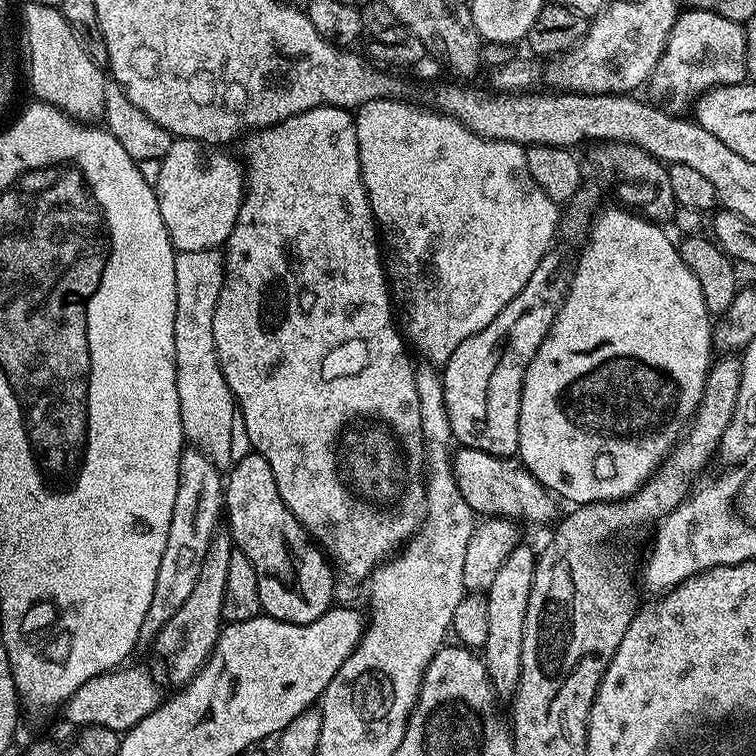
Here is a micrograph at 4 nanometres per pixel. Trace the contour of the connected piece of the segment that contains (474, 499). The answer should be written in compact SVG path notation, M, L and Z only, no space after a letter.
M462 446L454 454L454 471L462 496L477 517L503 518L513 522L529 520L532 524L549 525L557 519L557 497L542 482L538 482L538 478L534 478L532 471L519 459L486 454L477 448Z

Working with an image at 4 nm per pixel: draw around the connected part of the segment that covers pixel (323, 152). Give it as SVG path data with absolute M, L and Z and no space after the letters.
M321 106L279 120L270 128L253 131L243 137L242 143L242 163L246 169L244 201L238 210L238 222L234 222L234 230L230 230L230 238L222 252L224 281L218 294L218 306L214 310L214 346L218 362L236 400L242 432L244 428L251 447L259 456L266 458L266 462L270 462L282 502L286 502L290 514L298 518L341 577L364 582L381 564L397 555L424 527L428 514L428 489L424 450L426 437L422 430L416 368L408 357L409 349L394 319L388 274L384 271L382 241L376 219L372 216L358 158L356 122L347 108Z

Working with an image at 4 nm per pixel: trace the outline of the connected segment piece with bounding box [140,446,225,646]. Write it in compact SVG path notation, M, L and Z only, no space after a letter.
M191 446L185 447L178 466L178 494L174 496L174 518L170 518L170 534L166 538L166 550L162 550L162 562L158 565L158 578L154 578L154 594L150 597L150 610L142 618L140 644L151 645L174 613L190 598L198 574L202 571L202 562L210 542L222 524L224 507L224 486L221 469L205 452Z

